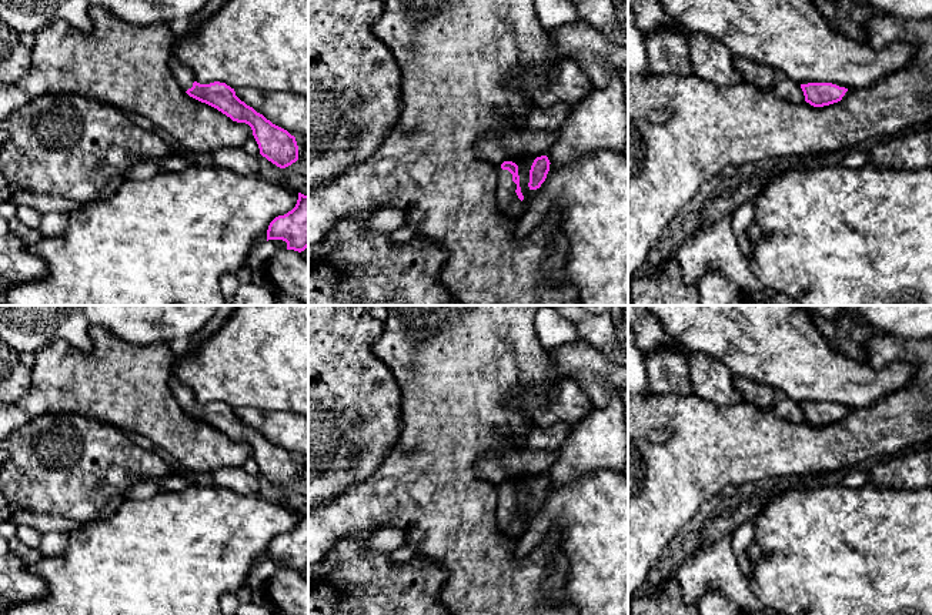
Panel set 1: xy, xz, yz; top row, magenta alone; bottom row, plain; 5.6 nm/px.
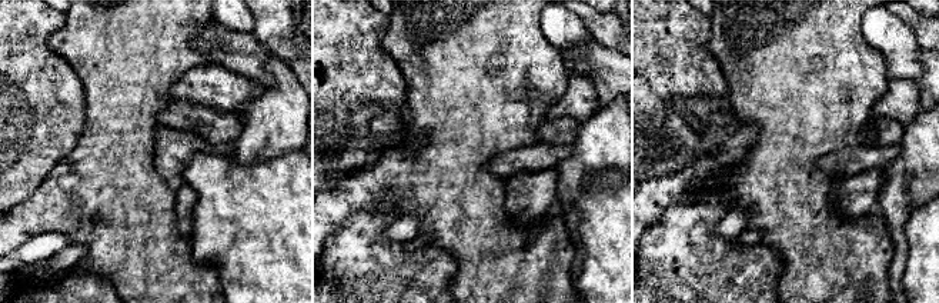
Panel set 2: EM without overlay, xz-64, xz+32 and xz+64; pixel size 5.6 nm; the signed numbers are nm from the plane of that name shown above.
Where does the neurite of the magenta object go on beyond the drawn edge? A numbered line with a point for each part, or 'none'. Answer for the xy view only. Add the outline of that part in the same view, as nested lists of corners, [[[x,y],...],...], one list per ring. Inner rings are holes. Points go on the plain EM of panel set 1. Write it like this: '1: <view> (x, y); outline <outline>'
1: xy (183, 394); outline [[[174,375],[170,377],[168,385],[178,402],[178,405],[187,411],[193,407],[193,402],[196,401],[191,390],[186,387],[183,382],[180,382]]]

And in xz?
1: xz (508, 522); outline [[[498,485],[497,524],[502,535],[514,539],[520,537],[524,525],[515,509],[517,504],[512,501],[512,494]]]

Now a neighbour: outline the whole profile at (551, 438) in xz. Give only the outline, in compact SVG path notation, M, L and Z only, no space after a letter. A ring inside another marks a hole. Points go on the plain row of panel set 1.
M567 422L554 424L551 427L532 425L525 434L525 448L558 452L568 437L569 430L571 425Z

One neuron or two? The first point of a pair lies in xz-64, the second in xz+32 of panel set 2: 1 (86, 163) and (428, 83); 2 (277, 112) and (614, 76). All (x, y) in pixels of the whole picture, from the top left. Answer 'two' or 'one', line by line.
1: one
2: two

